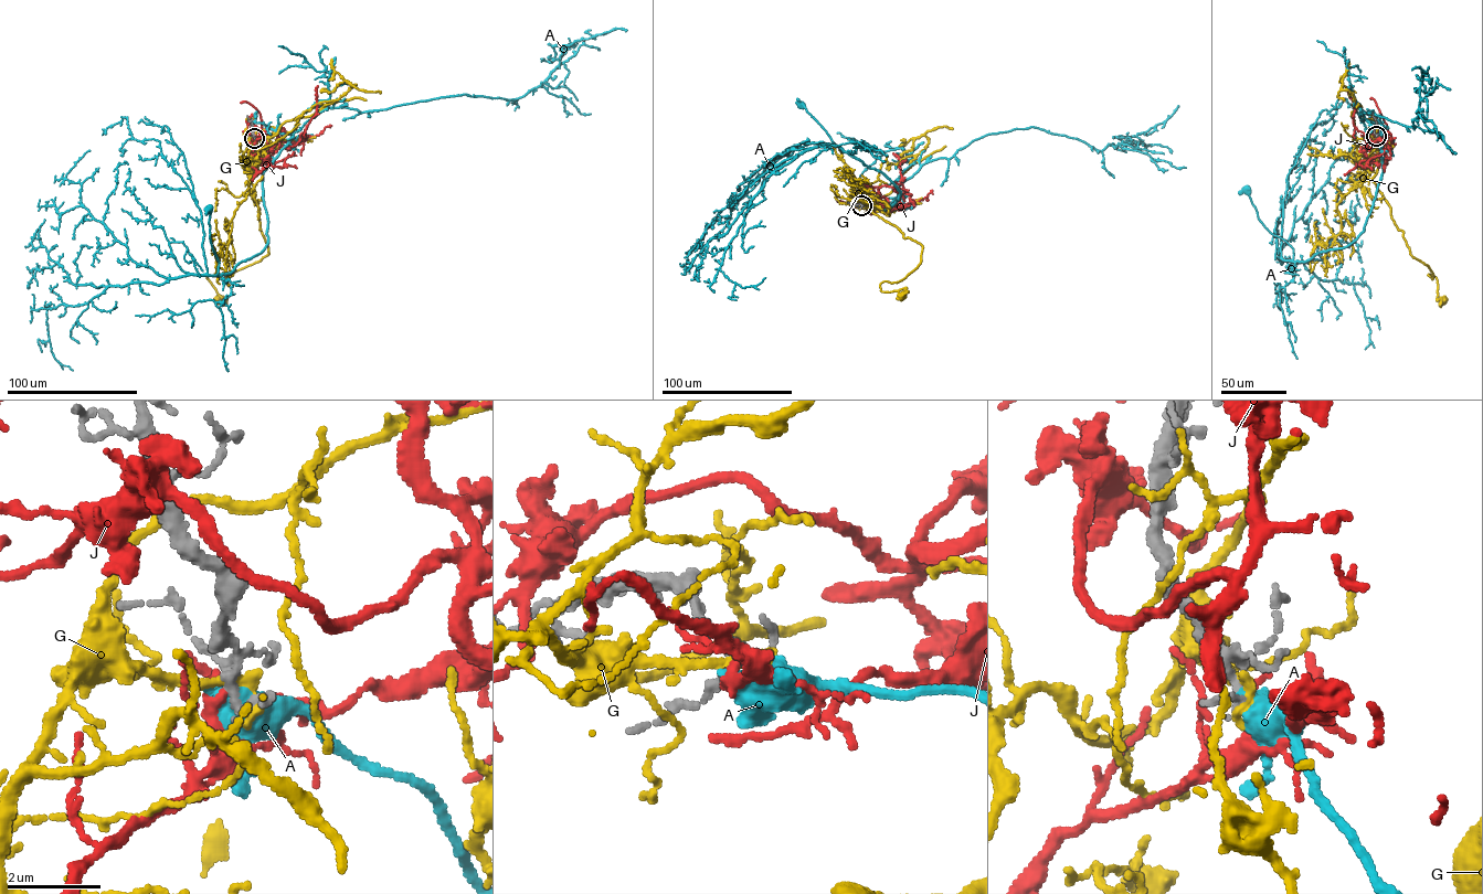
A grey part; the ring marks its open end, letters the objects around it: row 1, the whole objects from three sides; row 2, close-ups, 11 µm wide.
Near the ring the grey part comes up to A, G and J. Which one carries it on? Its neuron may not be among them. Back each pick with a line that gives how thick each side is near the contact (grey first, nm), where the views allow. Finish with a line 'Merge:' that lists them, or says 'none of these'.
J: 160 nm thick on the grey side, 220 nm on the other
Merge: J

